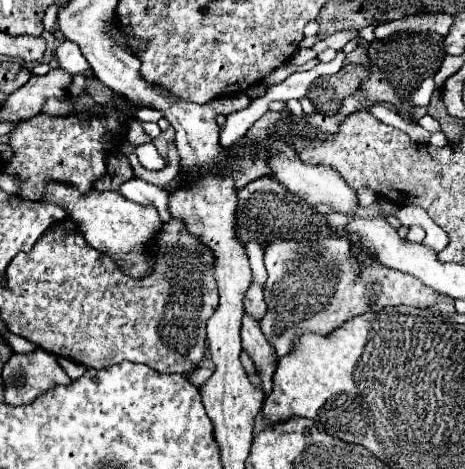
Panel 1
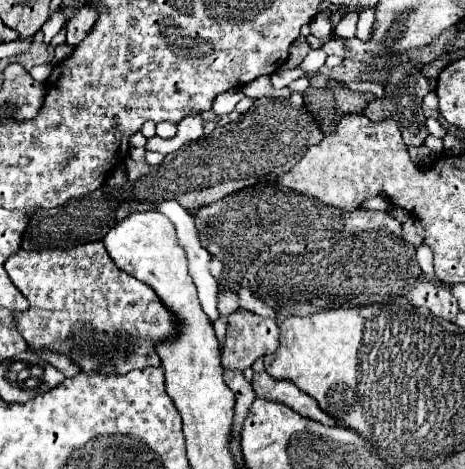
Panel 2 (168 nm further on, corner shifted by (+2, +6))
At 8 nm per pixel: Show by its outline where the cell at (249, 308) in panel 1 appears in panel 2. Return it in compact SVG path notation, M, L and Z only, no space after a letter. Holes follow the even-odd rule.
M238 310L228 318L222 366L244 370L256 358L272 354L280 344L278 322L262 318L250 310Z

